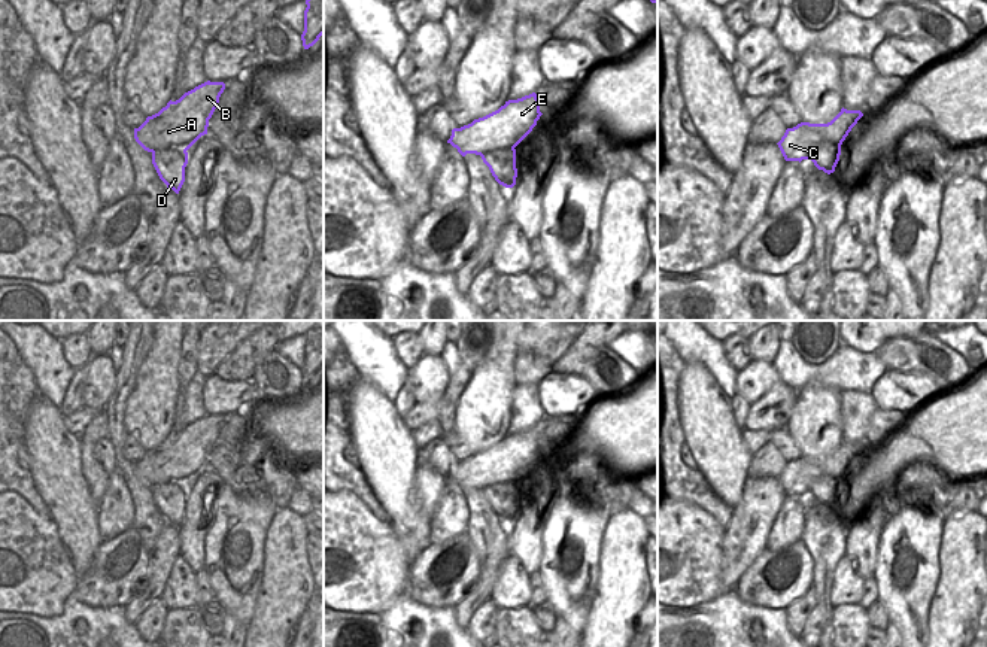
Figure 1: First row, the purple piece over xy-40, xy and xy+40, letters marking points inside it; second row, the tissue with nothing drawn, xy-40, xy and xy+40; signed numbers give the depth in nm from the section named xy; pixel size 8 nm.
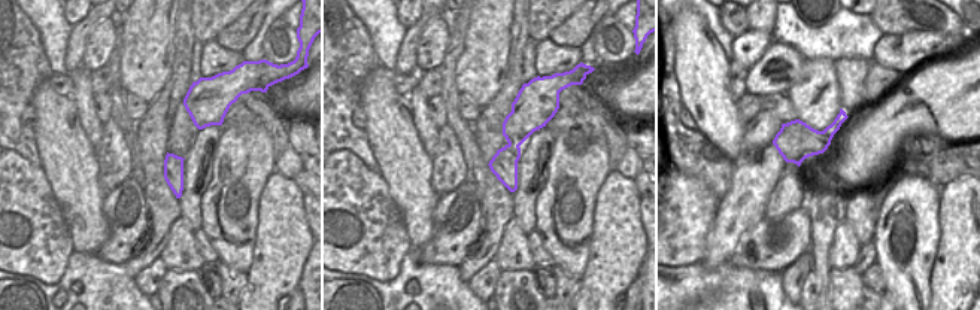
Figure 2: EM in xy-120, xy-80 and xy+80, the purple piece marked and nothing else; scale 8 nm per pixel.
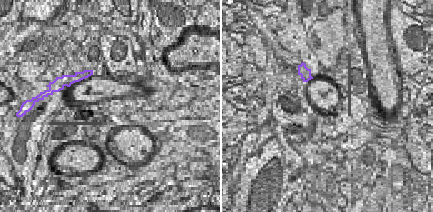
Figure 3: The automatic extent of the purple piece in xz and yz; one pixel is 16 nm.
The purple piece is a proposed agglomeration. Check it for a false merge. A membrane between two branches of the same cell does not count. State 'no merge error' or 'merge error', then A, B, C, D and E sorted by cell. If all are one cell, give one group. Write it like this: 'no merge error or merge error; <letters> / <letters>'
merge error; A B C E / D

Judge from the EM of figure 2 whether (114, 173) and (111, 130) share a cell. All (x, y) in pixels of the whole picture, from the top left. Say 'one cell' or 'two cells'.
one cell

